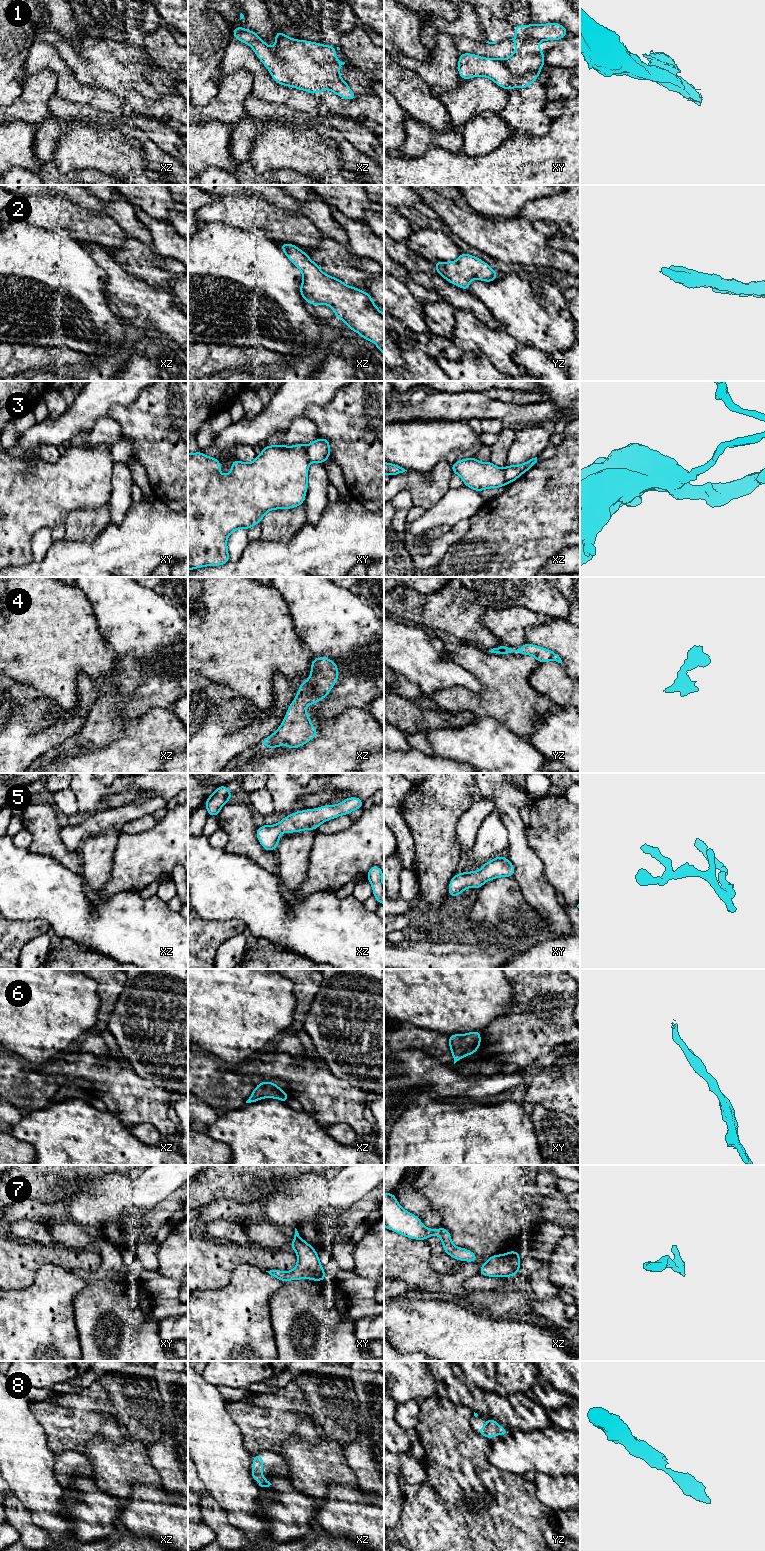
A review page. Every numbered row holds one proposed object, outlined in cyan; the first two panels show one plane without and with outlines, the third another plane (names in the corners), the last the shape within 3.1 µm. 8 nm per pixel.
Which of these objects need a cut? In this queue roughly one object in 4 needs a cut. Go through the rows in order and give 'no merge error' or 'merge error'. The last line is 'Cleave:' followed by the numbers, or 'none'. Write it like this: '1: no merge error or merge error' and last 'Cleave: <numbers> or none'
1: no merge error
2: no merge error
3: merge error
4: no merge error
5: no merge error
6: no merge error
7: no merge error
8: no merge error
Cleave: 3

